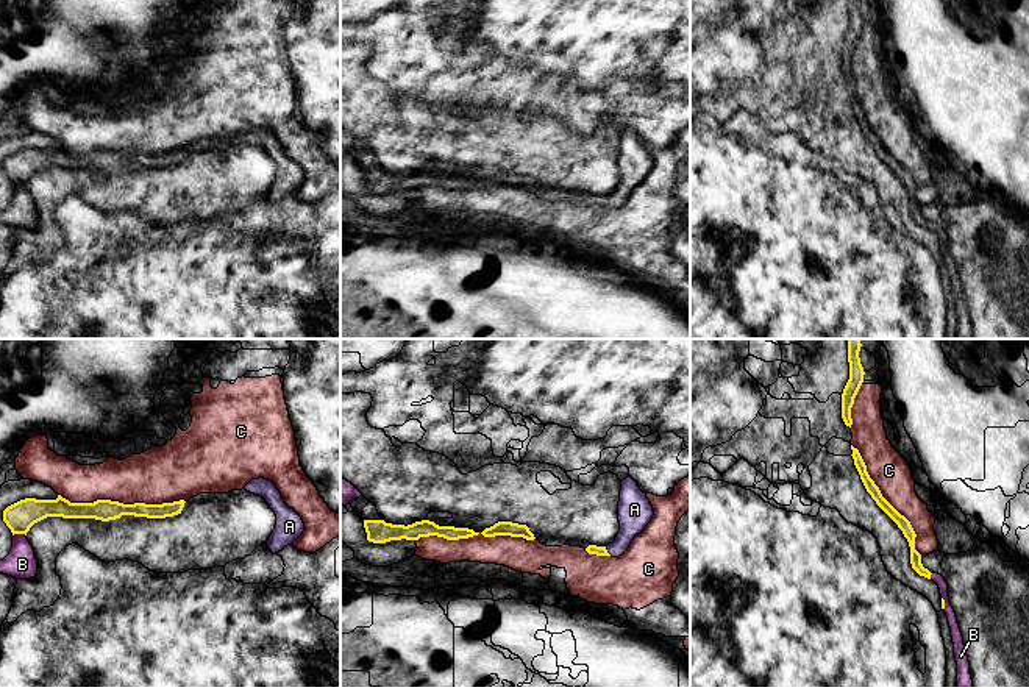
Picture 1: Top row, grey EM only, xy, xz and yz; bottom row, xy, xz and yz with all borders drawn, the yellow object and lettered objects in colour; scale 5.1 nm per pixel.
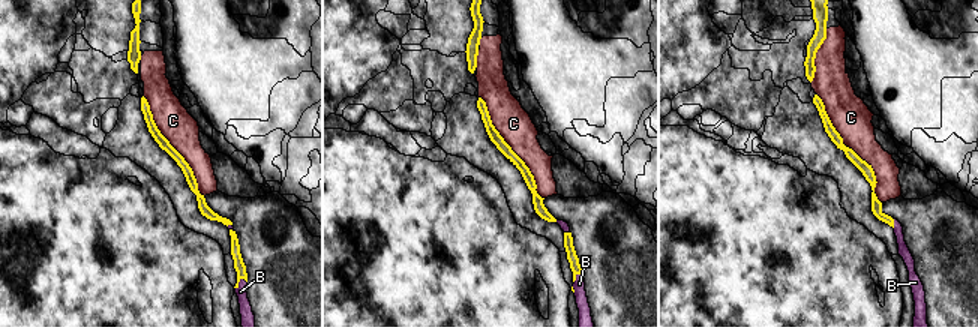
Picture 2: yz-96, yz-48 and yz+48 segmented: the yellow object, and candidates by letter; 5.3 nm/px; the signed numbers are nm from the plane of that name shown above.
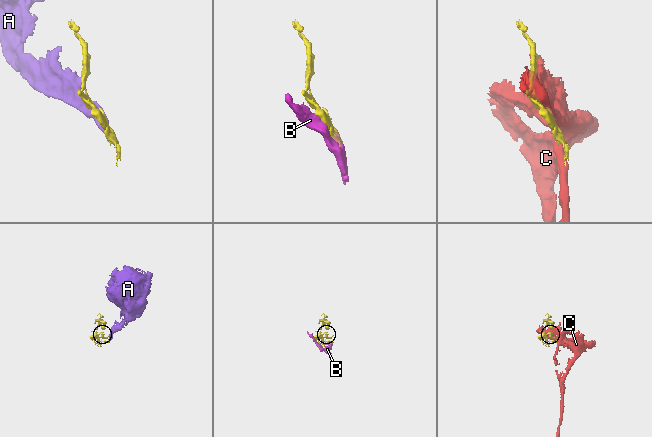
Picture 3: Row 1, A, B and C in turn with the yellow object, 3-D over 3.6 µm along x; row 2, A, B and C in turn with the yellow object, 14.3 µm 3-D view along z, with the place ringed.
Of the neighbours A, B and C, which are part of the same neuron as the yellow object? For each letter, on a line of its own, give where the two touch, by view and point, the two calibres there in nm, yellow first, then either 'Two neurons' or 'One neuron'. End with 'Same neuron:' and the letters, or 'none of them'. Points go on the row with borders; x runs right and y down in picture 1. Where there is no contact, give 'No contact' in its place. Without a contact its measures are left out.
A: Touches yellow at xz (606, 551). Thickness 50 nm (yellow) against 180 nm. One neuron
B: Touches yellow at xy (19, 533). Thickness 160 nm (yellow) against 160 nm. One neuron
C: Touches yellow at xy (122, 503). Thickness 110 nm (yellow) against 280 nm. Two neurons
Same neuron: A, B

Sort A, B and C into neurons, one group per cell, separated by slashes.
A B / C

